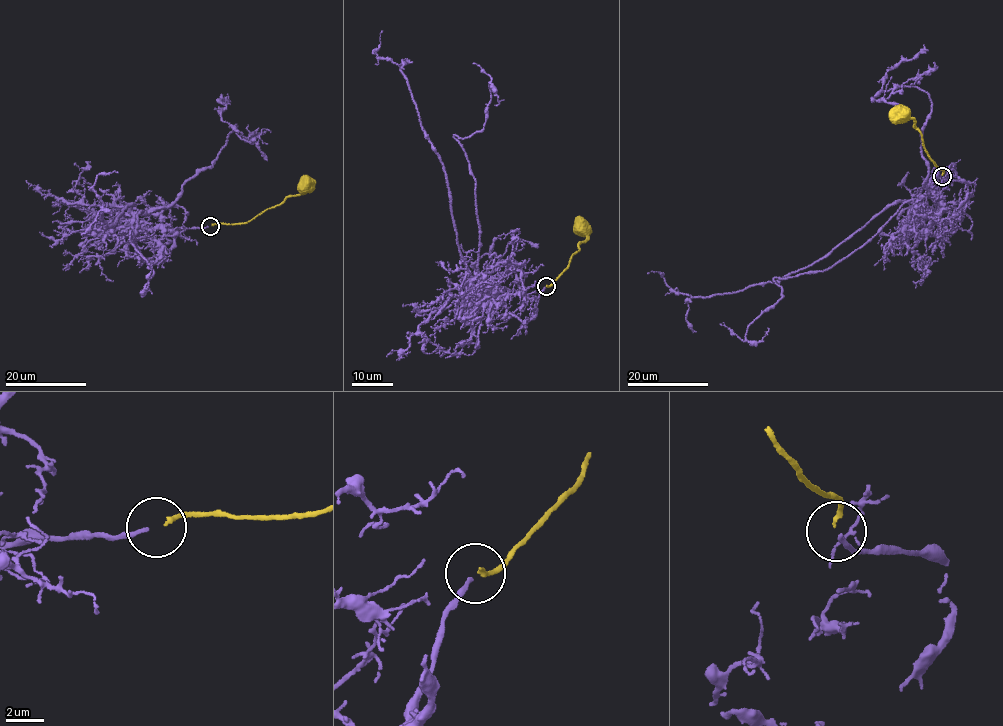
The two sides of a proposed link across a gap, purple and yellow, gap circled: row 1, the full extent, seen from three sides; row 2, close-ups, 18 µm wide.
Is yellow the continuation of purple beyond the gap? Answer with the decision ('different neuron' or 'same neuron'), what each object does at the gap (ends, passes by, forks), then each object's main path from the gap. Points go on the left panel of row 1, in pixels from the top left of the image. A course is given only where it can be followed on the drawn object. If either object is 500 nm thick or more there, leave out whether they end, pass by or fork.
same neuron; purple ends there; yellow ends there; purple runs (208, 226), (173, 228), (161, 199), (160, 212), (131, 211), (133, 202), (106, 225), (93, 187), (118, 173); yellow runs (211, 225), (248, 221), (288, 197), (306, 190), (306, 185)

